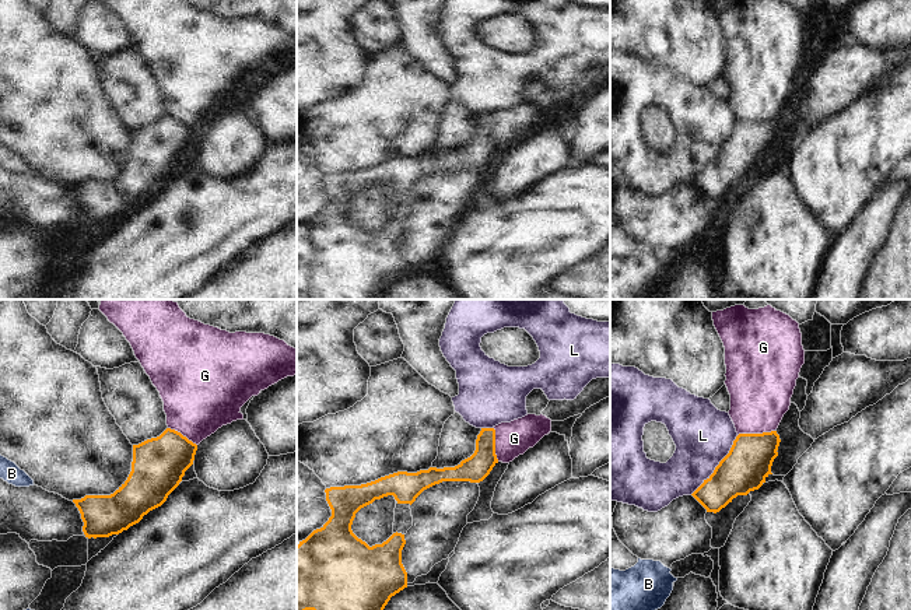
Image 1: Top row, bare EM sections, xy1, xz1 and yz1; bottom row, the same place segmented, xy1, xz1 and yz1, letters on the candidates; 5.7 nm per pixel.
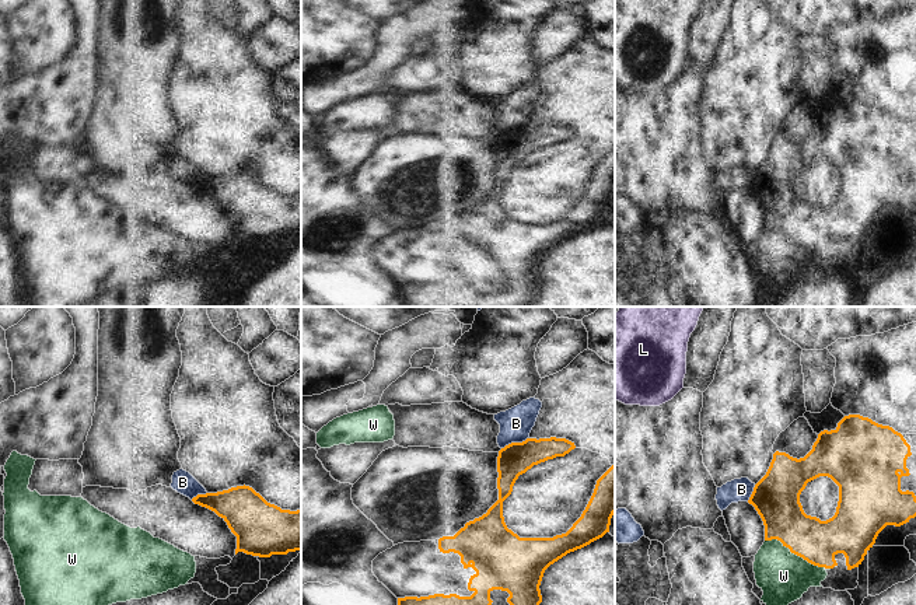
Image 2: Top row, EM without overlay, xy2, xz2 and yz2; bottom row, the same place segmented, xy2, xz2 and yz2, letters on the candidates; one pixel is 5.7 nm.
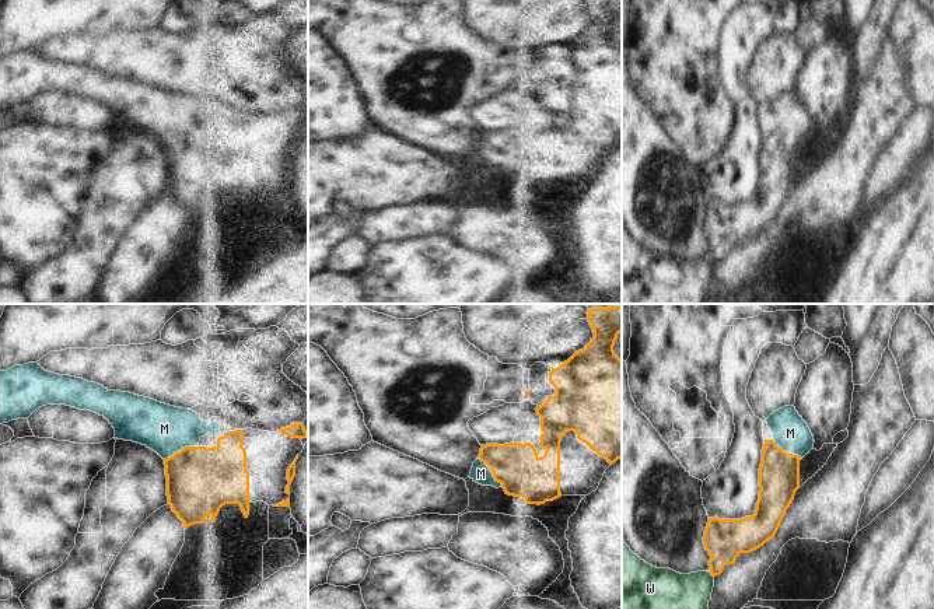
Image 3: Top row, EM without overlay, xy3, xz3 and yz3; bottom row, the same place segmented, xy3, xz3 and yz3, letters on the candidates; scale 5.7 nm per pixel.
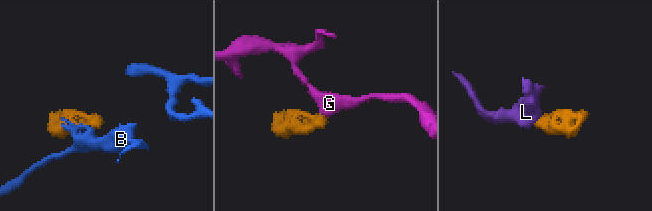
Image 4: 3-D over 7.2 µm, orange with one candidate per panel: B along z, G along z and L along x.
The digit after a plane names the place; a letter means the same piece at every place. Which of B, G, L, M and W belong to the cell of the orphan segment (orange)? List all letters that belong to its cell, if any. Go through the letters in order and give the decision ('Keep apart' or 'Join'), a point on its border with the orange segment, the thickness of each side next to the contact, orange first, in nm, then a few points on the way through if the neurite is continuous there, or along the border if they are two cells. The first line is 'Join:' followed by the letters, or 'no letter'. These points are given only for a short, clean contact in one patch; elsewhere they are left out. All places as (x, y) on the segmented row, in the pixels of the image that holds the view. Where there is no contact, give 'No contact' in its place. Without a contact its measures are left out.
Join: M
B: Keep apart. Touches orange at xz2 (514, 443). Thickness 190 nm (orange) against 190 nm. Boundary: xz2 (527, 437), (518, 443), (509, 443), (502, 448)
G: Keep apart. Touches orange at yz1 (756, 434). Thickness 260 nm (orange) against 360 nm. Boundary: yz1 (774, 430), (738, 435)
L: Keep apart. Touches orange at yz1 (718, 465). Thickness 260 nm (orange) against 340 nm. Boundary: yz1 (738, 435), (729, 452), (690, 494)
M: Join. Touches orange at xz3 (492, 471). Thickness 260 nm (orange) against 120 nm. Path across: xz3 (517, 466), (492, 471), (481, 473)
W: Keep apart. Touches orange at yz2 (796, 553). Thickness 240 nm (orange) against 280 nm.

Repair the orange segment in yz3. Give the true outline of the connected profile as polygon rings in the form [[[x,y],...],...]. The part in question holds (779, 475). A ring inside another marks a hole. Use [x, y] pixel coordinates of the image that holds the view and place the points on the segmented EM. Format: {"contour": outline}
{"contour": [[[784,406],[766,419],[773,434],[765,440],[762,463],[759,468],[759,500],[752,517],[741,519],[709,518],[703,545],[711,559],[709,560],[713,577],[720,575],[725,564],[734,564],[741,553],[751,553],[774,538],[783,517],[800,489],[800,461],[814,448],[814,435],[794,406]]]}

